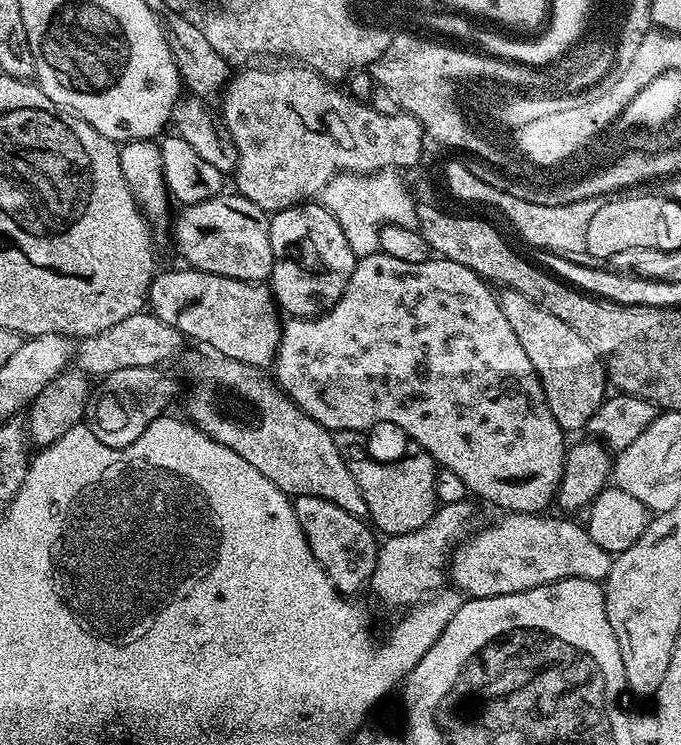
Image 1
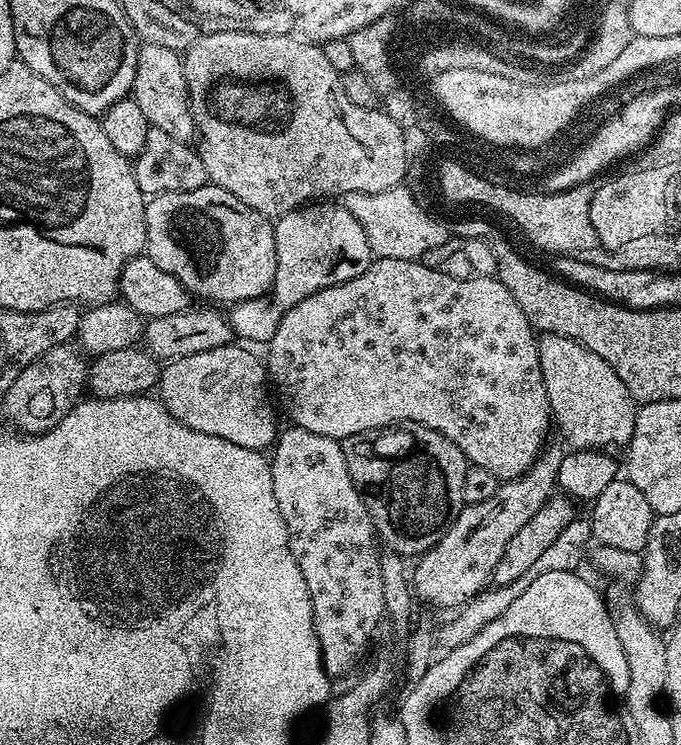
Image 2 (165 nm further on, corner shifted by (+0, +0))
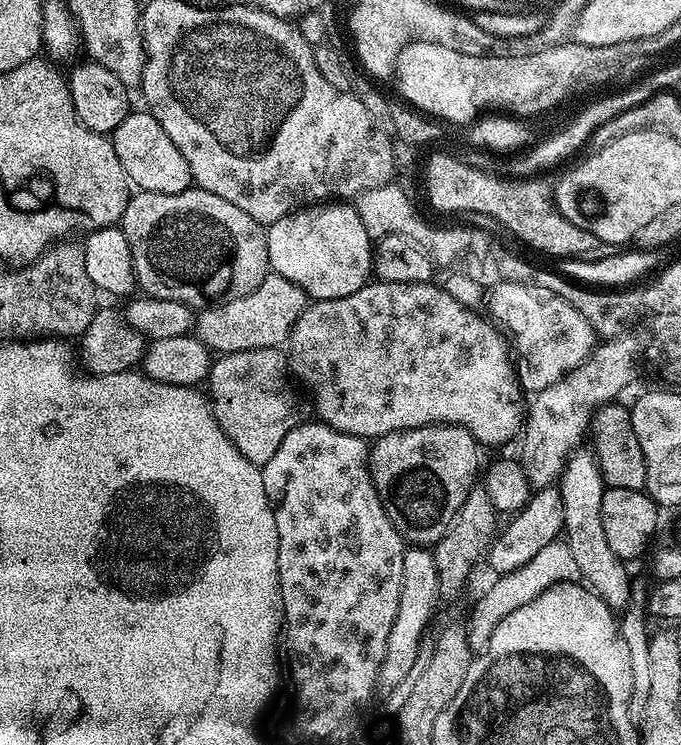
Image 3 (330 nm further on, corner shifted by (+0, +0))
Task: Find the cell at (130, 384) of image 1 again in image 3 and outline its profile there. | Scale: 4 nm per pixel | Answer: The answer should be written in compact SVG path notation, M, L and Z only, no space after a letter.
M277 348L223 353L209 367L208 394L216 420L222 426L223 432L234 442L239 453L259 468L274 456L286 434L296 427L302 418L298 400L290 390L288 380L290 381L290 370L287 355Z

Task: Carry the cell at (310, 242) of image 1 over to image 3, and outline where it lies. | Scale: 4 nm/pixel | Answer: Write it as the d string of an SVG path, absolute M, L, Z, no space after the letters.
M324 202L288 212L278 222L267 225L268 267L290 278L312 300L346 298L373 275L372 253L366 226L347 202Z

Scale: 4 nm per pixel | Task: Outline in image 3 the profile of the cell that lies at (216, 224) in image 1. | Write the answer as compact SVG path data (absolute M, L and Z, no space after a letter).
M193 186L178 194L154 194L153 192L137 191L135 194L129 195L128 205L123 218L120 219L119 227L123 228L126 234L126 242L132 255L132 265L136 271L139 291L146 296L182 302L189 306L204 306L209 302L223 302L250 294L250 290L259 286L262 278L270 271L268 267L268 238L265 229L257 220L250 218L250 214L246 214L246 210L238 210L238 206L234 206L234 202L226 202L226 198L218 198L218 194L210 194L204 188Z

